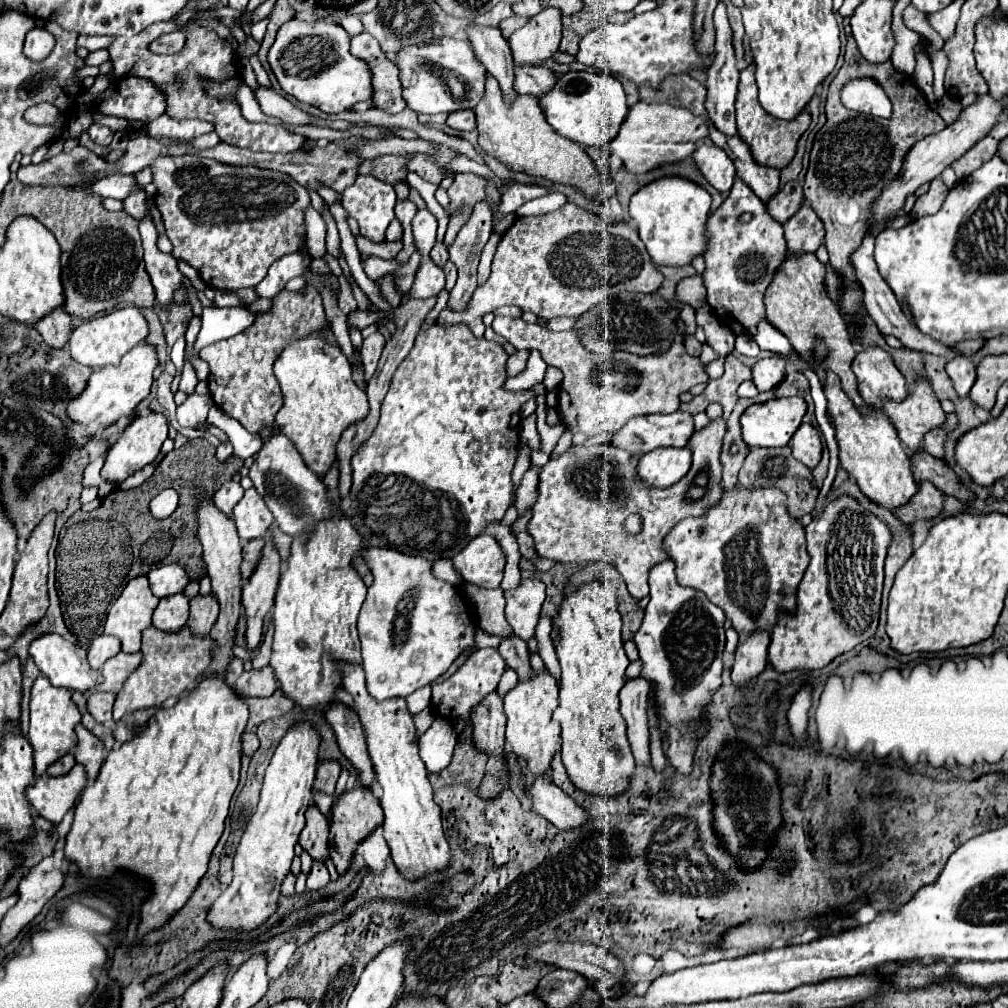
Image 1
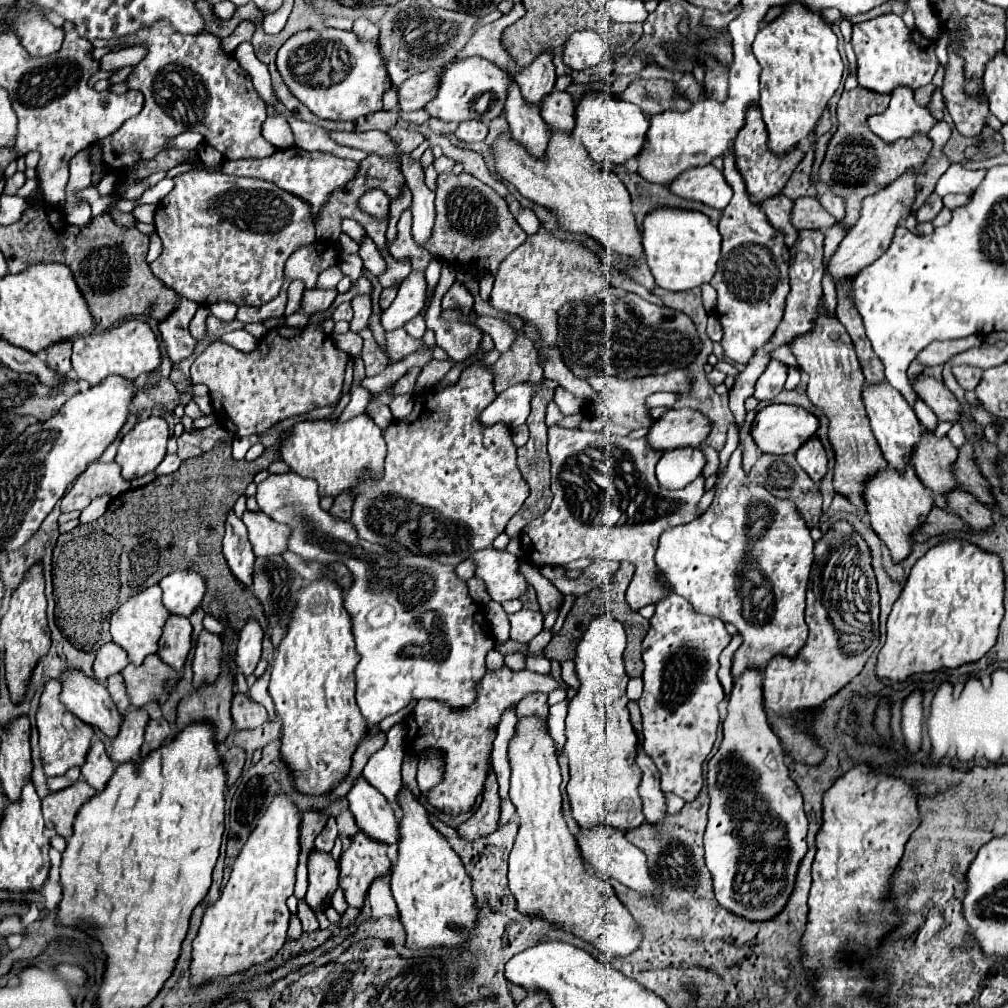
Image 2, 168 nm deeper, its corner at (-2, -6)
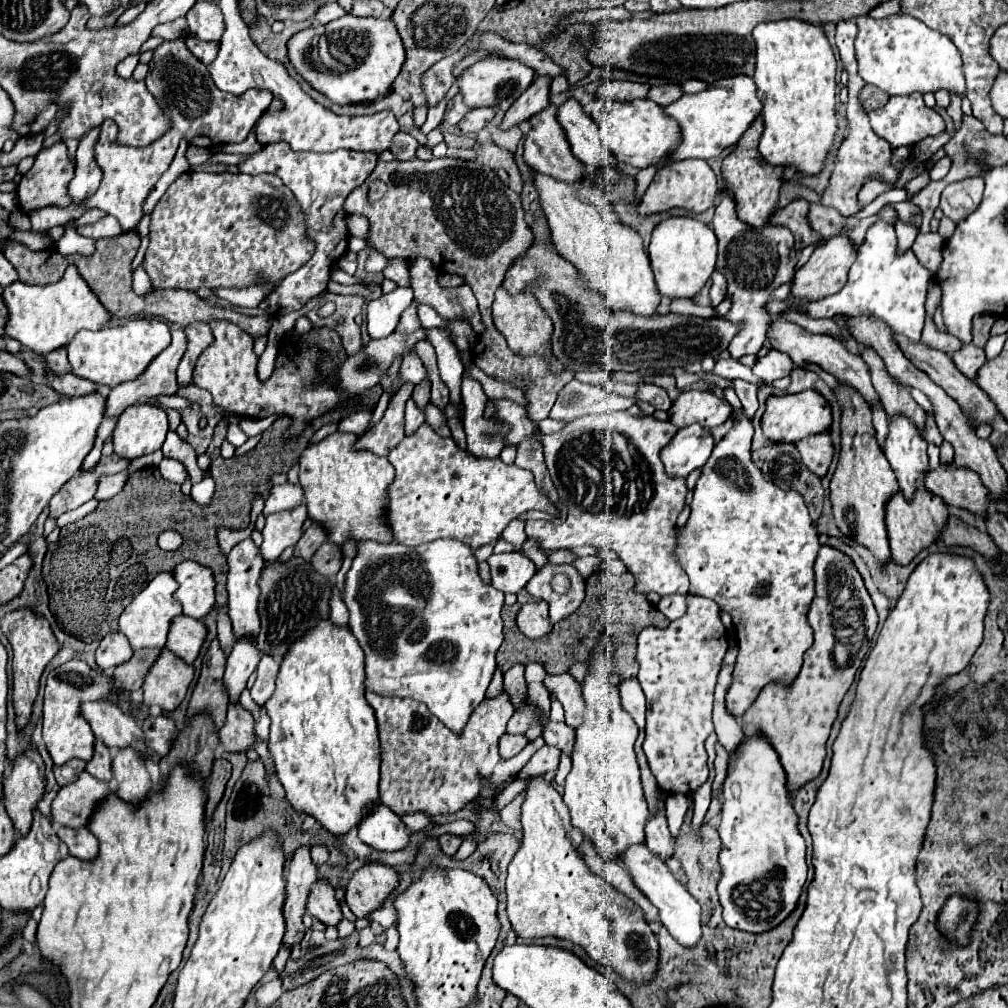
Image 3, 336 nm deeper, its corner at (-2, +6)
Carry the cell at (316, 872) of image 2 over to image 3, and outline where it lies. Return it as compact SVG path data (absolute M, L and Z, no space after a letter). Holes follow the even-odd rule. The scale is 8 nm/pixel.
M319 878L313 884L307 898L307 910L311 916L325 924L337 924L341 920L341 908L335 898L335 890L325 878Z

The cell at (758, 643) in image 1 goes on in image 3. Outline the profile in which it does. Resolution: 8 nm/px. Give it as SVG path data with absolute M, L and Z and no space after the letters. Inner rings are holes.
M761 732L743 738L737 752L731 754L727 778L723 784L723 808L721 808L721 824L719 824L719 902L723 906L723 920L731 928L739 928L745 932L765 932L783 922L789 912L795 908L801 888L807 880L807 860L805 860L805 840L799 832L799 816L795 814L793 800L787 788L787 774L781 766L779 754L773 752L773 746Z

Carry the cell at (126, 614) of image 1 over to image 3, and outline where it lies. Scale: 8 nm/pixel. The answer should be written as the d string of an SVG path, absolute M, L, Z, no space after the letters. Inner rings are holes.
M161 572L123 610L123 614L119 618L119 632L123 632L127 636L127 640L129 640L133 650L163 648L165 646L169 622L171 622L171 618L181 614L181 604L173 598L175 590L177 590L177 582L175 582L173 574L171 572Z

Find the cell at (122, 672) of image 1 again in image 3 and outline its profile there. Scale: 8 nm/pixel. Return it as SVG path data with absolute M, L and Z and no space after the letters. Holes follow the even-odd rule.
M161 648L157 664L149 668L143 682L143 702L147 706L161 706L163 710L175 710L191 684L195 670L191 664L177 658L171 650Z

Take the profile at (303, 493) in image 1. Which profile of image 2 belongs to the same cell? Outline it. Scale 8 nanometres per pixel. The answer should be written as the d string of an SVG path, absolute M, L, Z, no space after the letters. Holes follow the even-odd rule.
M271 474L265 482L257 486L257 504L263 514L273 518L275 522L287 524L293 534L289 538L289 550L317 562L343 562L351 576L353 586L345 592L343 604L349 610L353 636L357 644L357 652L361 654L361 662L355 670L357 676L357 704L365 720L375 726L385 716L399 712L411 700L437 700L449 708L467 708L477 698L477 684L487 674L485 658L487 652L495 646L495 636L489 630L489 622L485 610L473 602L467 592L467 582L459 580L455 574L455 566L441 564L431 560L429 556L397 556L385 546L365 542L357 536L349 522L333 518L329 512L321 510L317 482L311 478L301 478L299 474ZM377 604L391 604L395 608L395 620L383 628L371 628L367 624L367 614Z

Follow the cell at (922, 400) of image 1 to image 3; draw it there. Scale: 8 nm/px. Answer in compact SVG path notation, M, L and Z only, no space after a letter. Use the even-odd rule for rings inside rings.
M939 464L935 470L925 474L923 484L929 492L941 496L947 504L967 508L975 516L987 512L987 494L981 478L973 470L965 470L951 464Z

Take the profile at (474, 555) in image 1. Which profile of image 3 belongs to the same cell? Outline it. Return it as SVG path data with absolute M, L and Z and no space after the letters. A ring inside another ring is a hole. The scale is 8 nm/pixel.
M505 552L505 554L491 554L487 558L491 566L493 586L501 592L517 594L537 572L535 564L523 556L521 552Z

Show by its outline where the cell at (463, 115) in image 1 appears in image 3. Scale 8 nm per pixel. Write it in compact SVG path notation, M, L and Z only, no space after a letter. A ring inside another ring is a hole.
M475 108L475 110L469 110L463 120L459 122L459 128L463 134L471 134L471 132L479 132L481 128L487 126L487 122L495 116L495 110L493 108Z

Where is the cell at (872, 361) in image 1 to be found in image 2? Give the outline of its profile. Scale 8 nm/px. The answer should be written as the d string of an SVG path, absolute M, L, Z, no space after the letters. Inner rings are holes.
M881 382L877 386L865 386L863 390L863 402L867 408L867 416L871 420L871 428L875 438L879 440L883 458L887 460L887 464L895 470L905 470L905 466L909 464L911 454L915 452L915 448L921 442L921 434L923 434L923 426L917 420L913 408L907 404L907 400L893 390L893 386L889 386L887 382Z

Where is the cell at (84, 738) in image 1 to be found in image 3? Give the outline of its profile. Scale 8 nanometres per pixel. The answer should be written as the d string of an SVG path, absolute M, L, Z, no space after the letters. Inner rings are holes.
M99 740L95 742L93 758L87 762L87 772L93 774L93 776L99 778L99 780L105 780L105 782L109 782L109 780L113 778L109 748L107 748L103 742L99 742Z

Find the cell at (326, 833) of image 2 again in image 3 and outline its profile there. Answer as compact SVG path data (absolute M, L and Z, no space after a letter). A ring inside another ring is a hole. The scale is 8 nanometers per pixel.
M315 844L311 848L311 858L313 858L313 864L323 866L329 860L329 848L325 844Z

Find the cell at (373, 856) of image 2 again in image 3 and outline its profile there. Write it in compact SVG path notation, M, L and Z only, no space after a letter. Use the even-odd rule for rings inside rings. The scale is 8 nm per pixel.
M365 862L347 884L347 904L355 916L369 916L397 886L397 872L383 862Z

